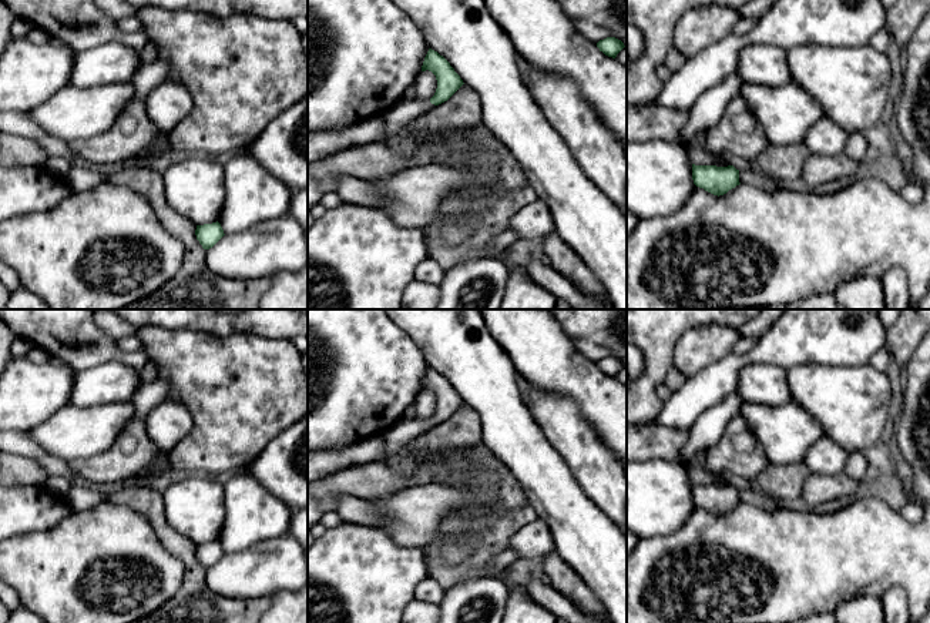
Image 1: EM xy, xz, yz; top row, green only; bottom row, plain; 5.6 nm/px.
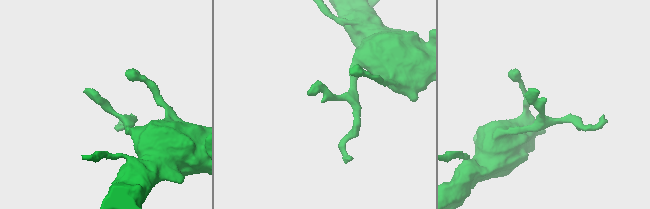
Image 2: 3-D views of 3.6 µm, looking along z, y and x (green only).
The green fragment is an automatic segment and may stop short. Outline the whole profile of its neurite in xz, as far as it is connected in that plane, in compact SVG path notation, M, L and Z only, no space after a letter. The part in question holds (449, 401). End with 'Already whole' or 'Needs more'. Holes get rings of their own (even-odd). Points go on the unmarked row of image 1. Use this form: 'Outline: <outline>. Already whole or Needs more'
Outline: M429 368L422 391L432 391L437 399L437 408L430 419L400 421L383 433L382 462L396 463L404 448L422 433L447 421L464 402L450 382L437 371Z. Needs more

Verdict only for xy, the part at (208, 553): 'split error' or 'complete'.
complete

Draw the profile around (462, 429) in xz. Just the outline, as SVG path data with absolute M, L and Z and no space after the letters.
M463 403L447 421L413 439L403 450L403 468L410 470L424 460L483 443L480 415Z

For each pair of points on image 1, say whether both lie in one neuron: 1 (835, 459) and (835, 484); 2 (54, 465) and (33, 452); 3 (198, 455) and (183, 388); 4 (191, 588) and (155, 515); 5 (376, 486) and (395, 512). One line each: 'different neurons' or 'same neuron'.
1: different neurons
2: same neuron
3: same neuron
4: same neuron
5: different neurons

